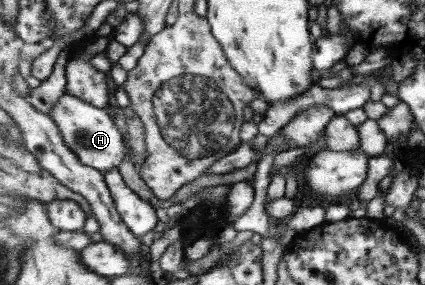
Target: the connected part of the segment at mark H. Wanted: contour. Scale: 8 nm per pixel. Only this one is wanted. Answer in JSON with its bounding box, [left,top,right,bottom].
[50,94,128,172]

